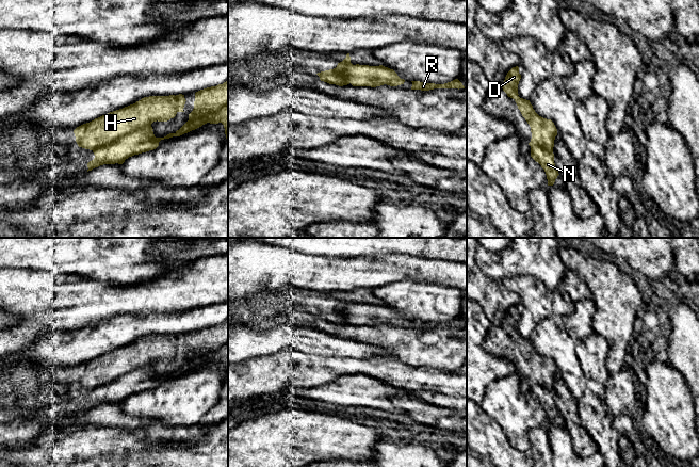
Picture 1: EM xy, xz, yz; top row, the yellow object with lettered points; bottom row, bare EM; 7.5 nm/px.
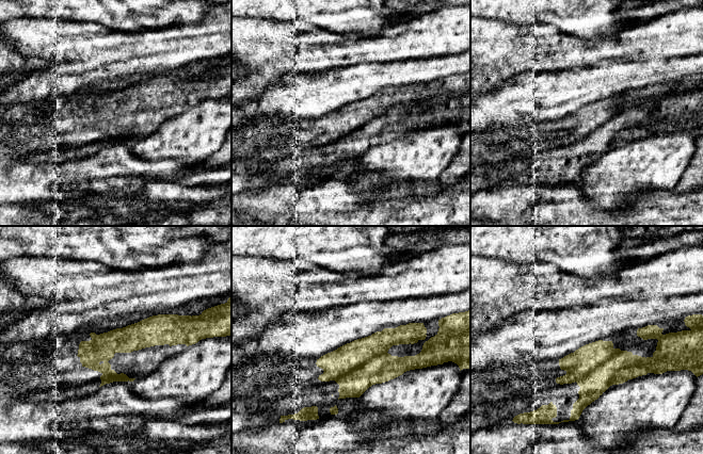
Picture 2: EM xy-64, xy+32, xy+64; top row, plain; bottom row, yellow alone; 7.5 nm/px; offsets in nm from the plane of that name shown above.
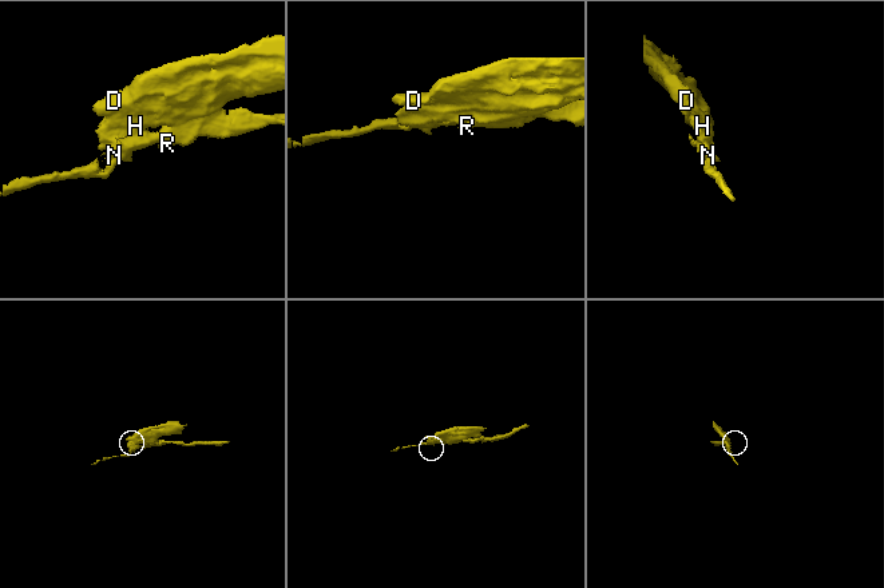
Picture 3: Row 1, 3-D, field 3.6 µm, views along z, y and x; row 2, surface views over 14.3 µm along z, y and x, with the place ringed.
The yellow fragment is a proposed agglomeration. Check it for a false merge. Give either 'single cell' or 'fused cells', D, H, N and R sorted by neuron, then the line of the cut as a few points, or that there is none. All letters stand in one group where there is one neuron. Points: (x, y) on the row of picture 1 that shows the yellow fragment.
fused cells; groups D H / N R; cut xy (151, 129), (131, 131), (93, 150)

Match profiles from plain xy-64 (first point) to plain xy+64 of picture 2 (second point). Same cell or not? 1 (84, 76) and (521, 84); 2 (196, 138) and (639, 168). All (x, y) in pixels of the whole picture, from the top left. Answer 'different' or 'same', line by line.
1: different
2: same

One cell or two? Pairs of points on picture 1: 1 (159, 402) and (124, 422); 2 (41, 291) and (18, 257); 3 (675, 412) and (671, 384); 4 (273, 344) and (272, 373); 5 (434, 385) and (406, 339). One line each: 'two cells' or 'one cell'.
1: two cells
2: two cells
3: one cell
4: two cells
5: two cells

